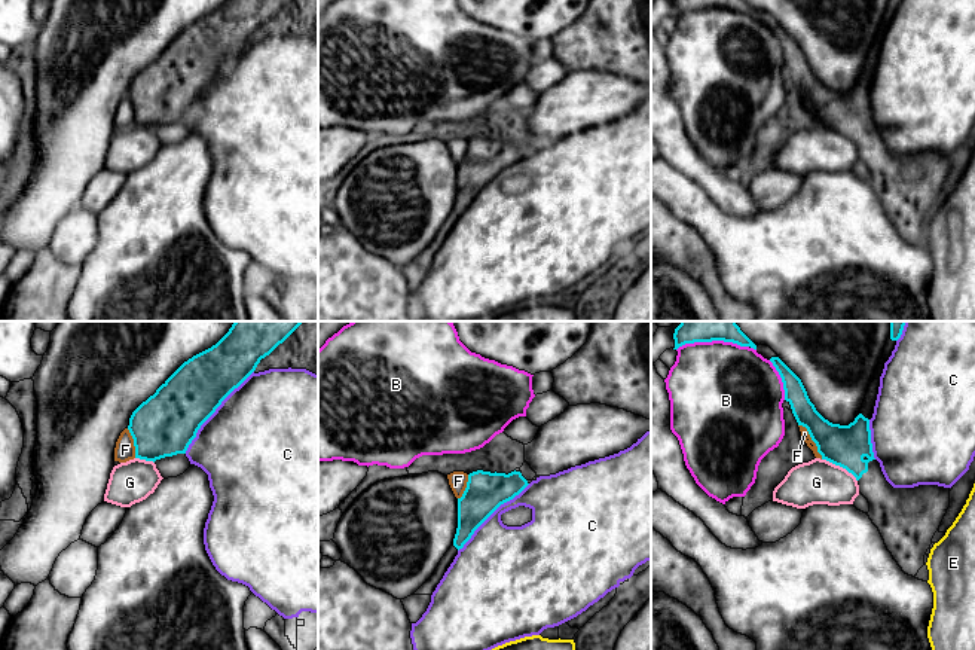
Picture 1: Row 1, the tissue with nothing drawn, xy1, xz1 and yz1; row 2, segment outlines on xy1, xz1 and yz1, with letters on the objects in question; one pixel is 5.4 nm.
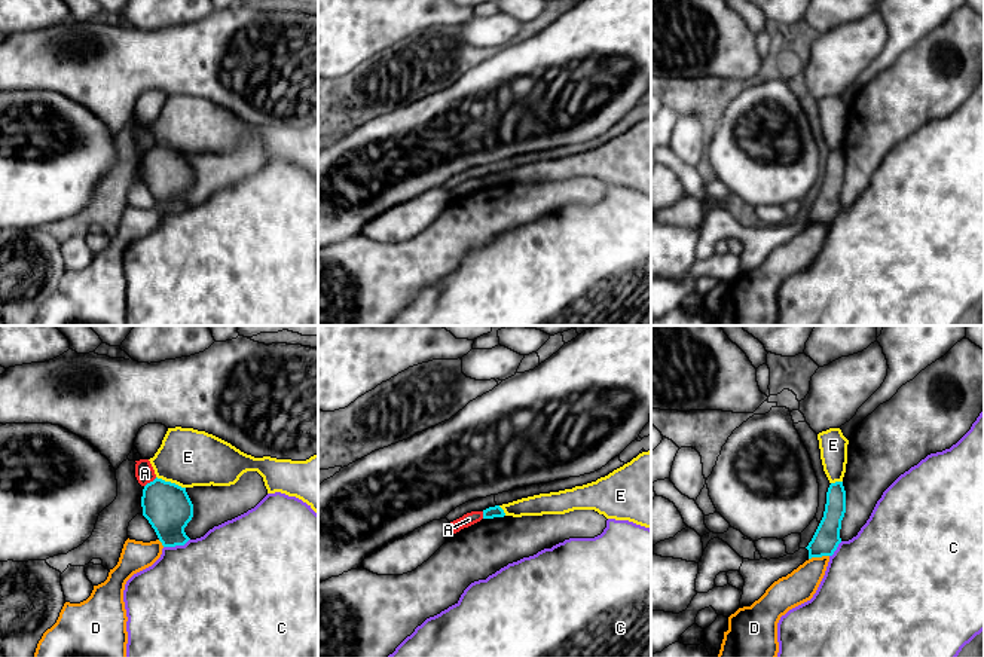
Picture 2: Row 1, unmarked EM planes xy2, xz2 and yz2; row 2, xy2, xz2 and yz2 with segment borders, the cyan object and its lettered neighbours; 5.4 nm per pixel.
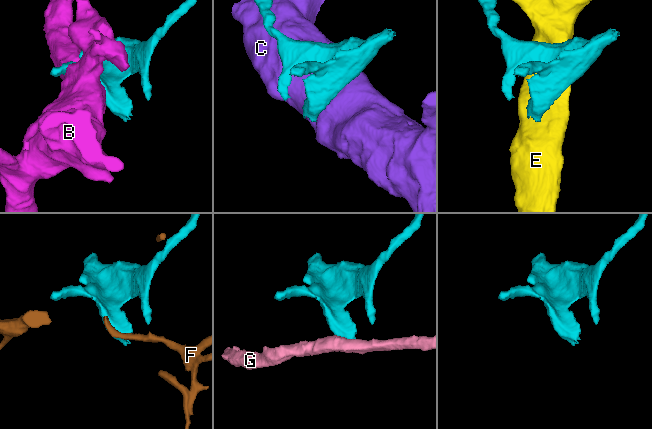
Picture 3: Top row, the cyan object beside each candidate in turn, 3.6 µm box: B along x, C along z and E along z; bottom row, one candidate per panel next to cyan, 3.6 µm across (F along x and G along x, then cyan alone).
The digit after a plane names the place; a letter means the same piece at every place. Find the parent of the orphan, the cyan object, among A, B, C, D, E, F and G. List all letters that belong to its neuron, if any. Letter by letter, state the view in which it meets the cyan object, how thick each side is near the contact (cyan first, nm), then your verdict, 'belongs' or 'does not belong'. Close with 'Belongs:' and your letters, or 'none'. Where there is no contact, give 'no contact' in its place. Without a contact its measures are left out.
A: xy2 | 260/110 nm | does not belong
B: yz1 | 120/480 nm | does not belong
C: xy1 | 320/500 nm | does not belong
D: yz2 | 140/180 nm | does not belong
E: xy2 | 260/300 nm | does not belong
F: yz1 | 220/50 nm | does not belong
G: yz1 | 220/240 nm | does not belong
Belongs: none

